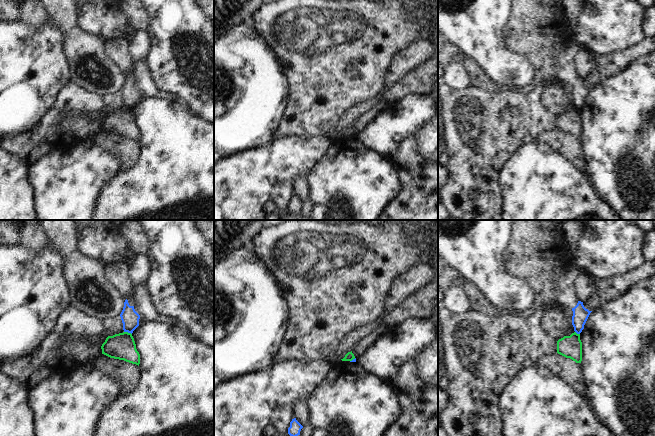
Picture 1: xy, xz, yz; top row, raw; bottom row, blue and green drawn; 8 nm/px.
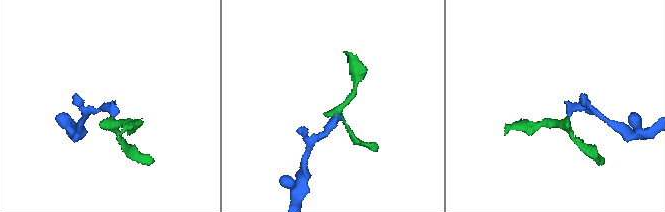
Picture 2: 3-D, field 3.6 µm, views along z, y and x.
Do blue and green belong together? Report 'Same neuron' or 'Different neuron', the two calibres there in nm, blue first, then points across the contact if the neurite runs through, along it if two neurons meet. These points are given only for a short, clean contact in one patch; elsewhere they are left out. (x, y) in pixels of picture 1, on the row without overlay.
Different neuron. Thickness 140 nm (blue) against 220 nm. Boundary: xy (124, 107), (131, 110).

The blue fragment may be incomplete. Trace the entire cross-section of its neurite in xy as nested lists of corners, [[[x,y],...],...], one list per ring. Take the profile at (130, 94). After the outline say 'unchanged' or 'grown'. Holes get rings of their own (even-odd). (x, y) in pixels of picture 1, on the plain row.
[[[137,31],[133,38],[128,41],[128,51],[131,56],[131,69],[124,78],[123,86],[120,90],[124,108],[133,109],[139,102],[140,91],[134,85],[134,74],[137,65],[145,59],[150,50],[150,39],[146,31]]] | grown

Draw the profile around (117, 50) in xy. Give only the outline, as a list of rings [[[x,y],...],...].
[[[123,38],[110,40],[105,43],[107,55],[122,70],[125,76],[131,69],[131,56],[128,47],[128,41]]]

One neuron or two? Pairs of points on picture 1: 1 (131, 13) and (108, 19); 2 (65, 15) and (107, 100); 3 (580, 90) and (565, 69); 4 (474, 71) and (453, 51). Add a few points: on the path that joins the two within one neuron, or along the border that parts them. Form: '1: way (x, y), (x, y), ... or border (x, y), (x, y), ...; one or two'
1: border (120, 10), (126, 17), (127, 24), (136, 31); two
2: border (119, 91), (105, 93), (101, 96); two
3: way (578, 85), (569, 74); one
4: way (470, 66), (458, 55); one

